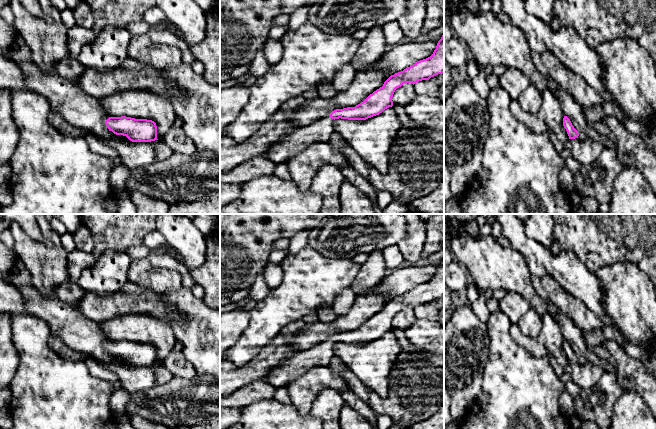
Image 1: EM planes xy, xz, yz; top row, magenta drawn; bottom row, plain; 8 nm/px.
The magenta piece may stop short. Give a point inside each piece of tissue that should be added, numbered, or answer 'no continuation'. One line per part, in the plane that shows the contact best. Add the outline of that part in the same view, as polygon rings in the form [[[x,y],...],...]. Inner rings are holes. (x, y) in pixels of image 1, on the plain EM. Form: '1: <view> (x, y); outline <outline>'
1: xz (320, 355); outline [[[327,340],[308,350],[297,351],[290,359],[271,370],[266,381],[272,386],[286,387],[313,367],[326,367],[334,357],[334,343]]]

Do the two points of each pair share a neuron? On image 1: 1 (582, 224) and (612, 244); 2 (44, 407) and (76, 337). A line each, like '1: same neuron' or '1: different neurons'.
1: same neuron
2: different neurons

